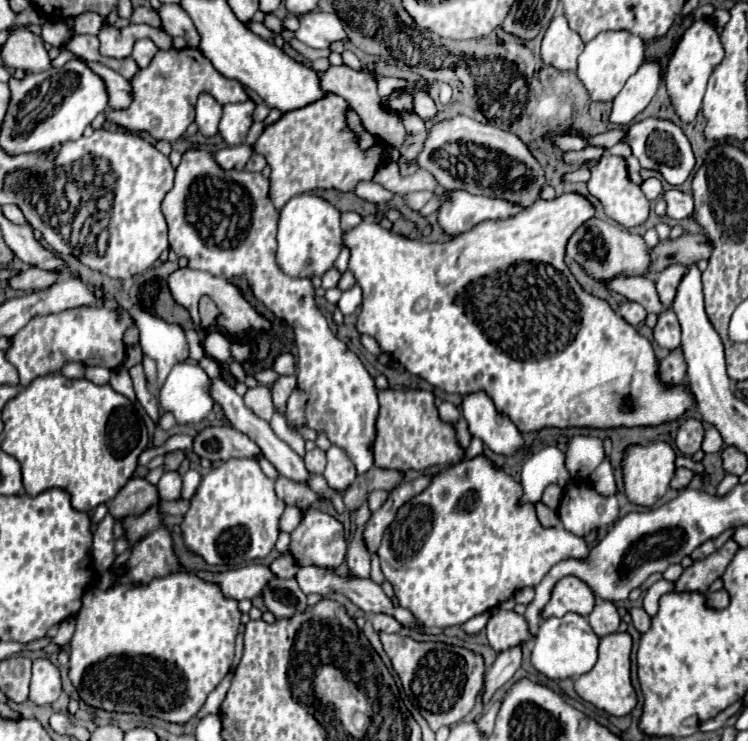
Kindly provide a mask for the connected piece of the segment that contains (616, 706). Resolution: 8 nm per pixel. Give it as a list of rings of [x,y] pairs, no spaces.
[[[614,632],[600,638],[596,666],[574,680],[574,690],[578,692],[578,696],[582,696],[586,702],[594,704],[596,708],[612,716],[630,714],[630,710],[636,706],[636,692],[632,690],[630,682],[630,650],[632,650],[632,638],[628,632],[622,634]]]

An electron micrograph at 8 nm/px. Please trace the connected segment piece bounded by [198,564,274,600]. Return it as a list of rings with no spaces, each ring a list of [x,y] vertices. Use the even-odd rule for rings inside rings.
[[[252,564],[246,568],[228,570],[228,572],[220,572],[220,574],[198,572],[198,576],[208,582],[220,584],[224,596],[228,596],[228,598],[234,598],[234,600],[250,598],[252,600],[256,596],[262,596],[262,590],[274,578],[274,572],[264,564]]]

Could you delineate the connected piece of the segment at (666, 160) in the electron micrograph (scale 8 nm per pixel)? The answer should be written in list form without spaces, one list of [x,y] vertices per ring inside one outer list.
[[[646,118],[642,122],[636,122],[636,124],[628,126],[628,134],[626,134],[624,142],[630,144],[632,154],[638,158],[642,168],[660,172],[662,178],[674,188],[682,186],[688,180],[688,176],[694,174],[694,170],[696,170],[696,156],[692,152],[692,146],[690,146],[686,134],[682,132],[682,128],[676,126],[672,120]]]

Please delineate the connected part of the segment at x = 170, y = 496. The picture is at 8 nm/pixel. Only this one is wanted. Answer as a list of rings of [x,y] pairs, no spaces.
[[[178,471],[164,473],[157,484],[160,500],[178,500],[182,490],[182,478]]]

